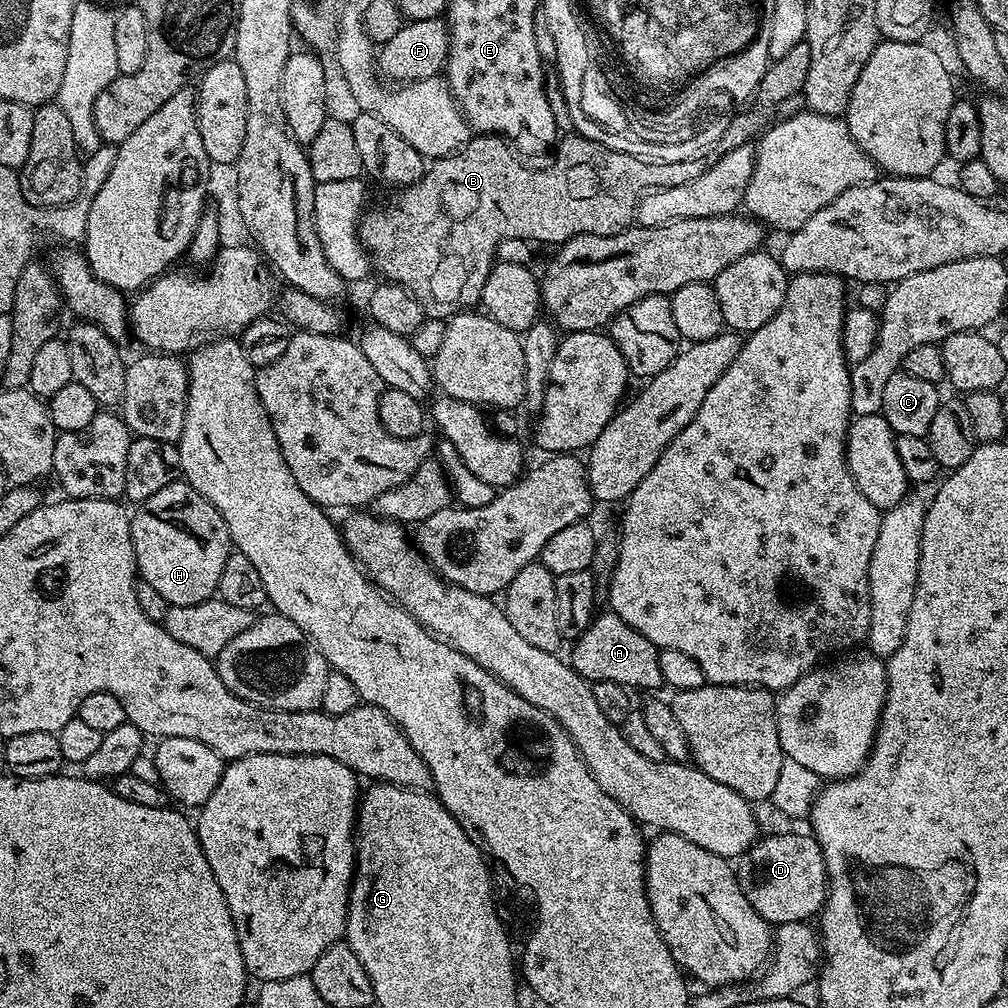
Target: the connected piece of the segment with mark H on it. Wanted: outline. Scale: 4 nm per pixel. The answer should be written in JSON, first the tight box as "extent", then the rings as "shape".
{"extent":[130,478,234,606],"shape":[[[180,478],[146,498],[135,510],[130,519],[139,579],[150,582],[170,606],[190,606],[213,599],[222,566],[226,566],[226,558],[234,550],[222,514]]]}

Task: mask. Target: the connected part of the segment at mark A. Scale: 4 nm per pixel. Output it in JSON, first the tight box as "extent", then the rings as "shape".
{"extent":[570,610,665,690],"shape":[[[611,610],[601,611],[589,624],[587,630],[576,637],[571,645],[572,657],[570,663],[572,671],[577,672],[581,678],[595,682],[618,682],[623,688],[635,690],[635,688],[661,688],[665,687],[662,678],[662,669],[658,666],[658,654],[660,649],[650,642],[634,626],[626,626],[618,614]]]}

